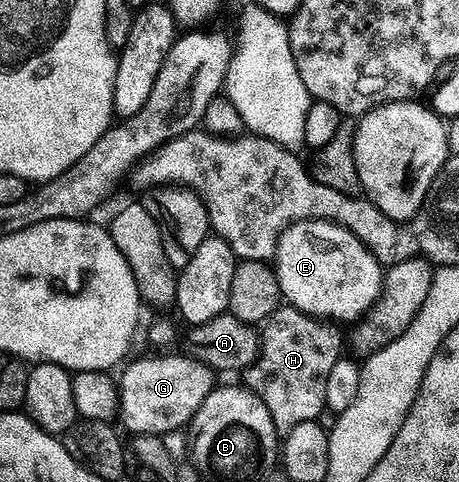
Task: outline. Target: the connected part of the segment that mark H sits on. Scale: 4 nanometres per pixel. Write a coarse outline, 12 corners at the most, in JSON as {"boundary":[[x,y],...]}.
{"boundary":[[287,304],[242,382],[277,431],[326,409],[339,325]]}

